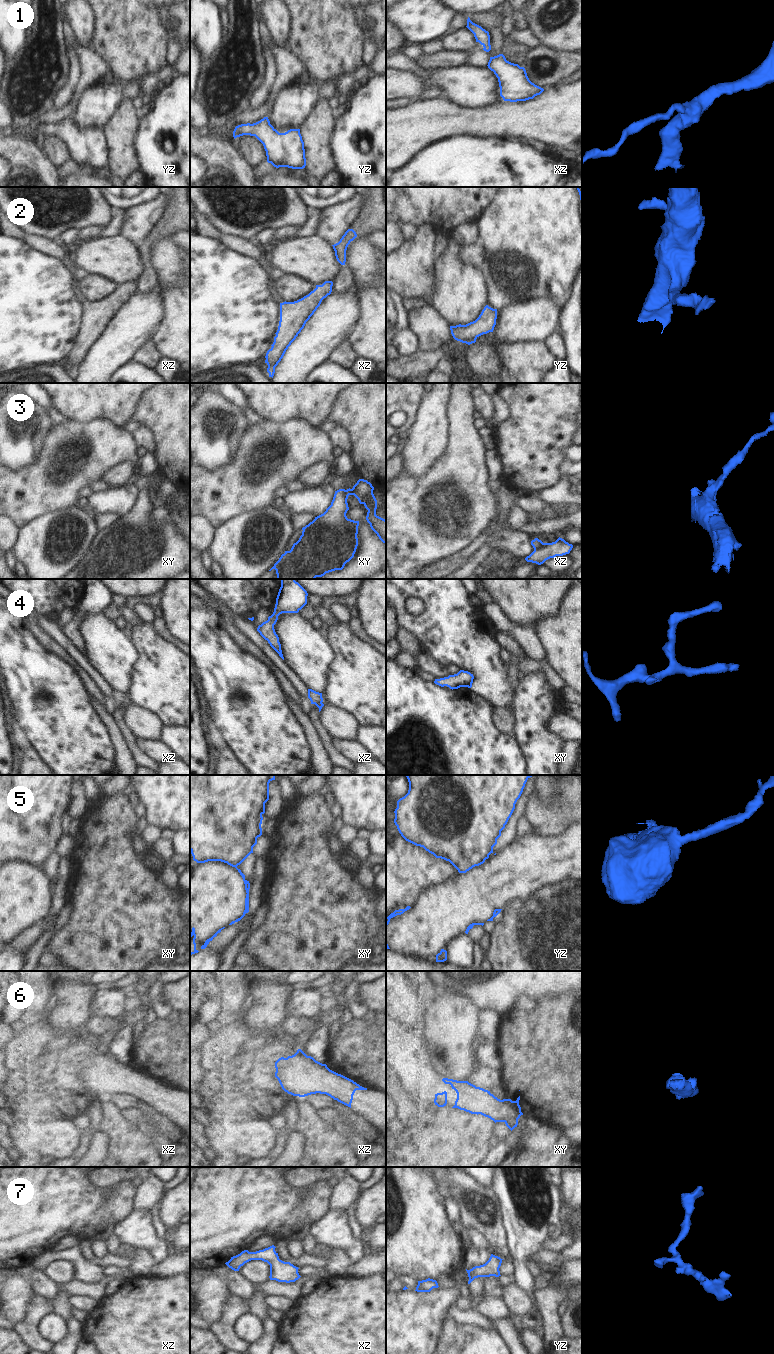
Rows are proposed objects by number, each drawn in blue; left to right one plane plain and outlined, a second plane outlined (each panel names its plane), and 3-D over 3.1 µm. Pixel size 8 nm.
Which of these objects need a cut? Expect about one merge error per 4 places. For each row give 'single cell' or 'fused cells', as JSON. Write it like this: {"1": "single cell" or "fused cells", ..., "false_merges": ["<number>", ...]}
{"1": "single cell", "2": "single cell", "3": "fused cells", "4": "single cell", "5": "fused cells", "6": "single cell", "7": "single cell", "false_merges": ["3", "5"]}

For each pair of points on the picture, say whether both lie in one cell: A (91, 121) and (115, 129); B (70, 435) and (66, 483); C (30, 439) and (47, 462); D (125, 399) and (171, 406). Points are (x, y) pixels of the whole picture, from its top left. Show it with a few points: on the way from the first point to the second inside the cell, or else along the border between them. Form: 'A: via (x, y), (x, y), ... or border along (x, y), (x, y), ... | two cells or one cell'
A: border along (118, 105), (112, 118), (103, 128) | two cells
B: via (70, 447), (67, 471) | one cell
C: border along (50, 431), (44, 439), (38, 458), (22, 468) | two cells
D: border along (144, 393), (130, 419) | two cells

